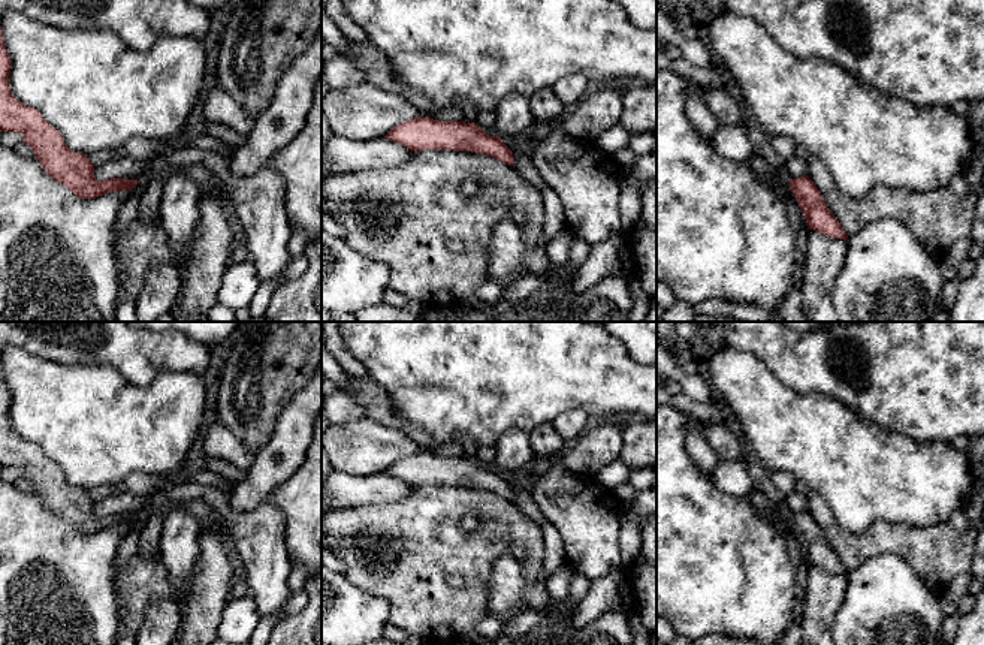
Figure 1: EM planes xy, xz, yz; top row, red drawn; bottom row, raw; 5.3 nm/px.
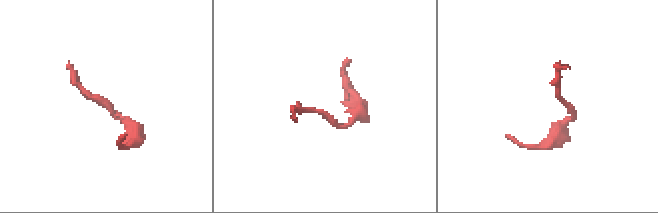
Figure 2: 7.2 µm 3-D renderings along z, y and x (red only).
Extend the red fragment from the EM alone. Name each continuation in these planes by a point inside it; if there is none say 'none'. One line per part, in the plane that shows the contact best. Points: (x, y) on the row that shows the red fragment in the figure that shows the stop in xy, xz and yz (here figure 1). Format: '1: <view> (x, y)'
none

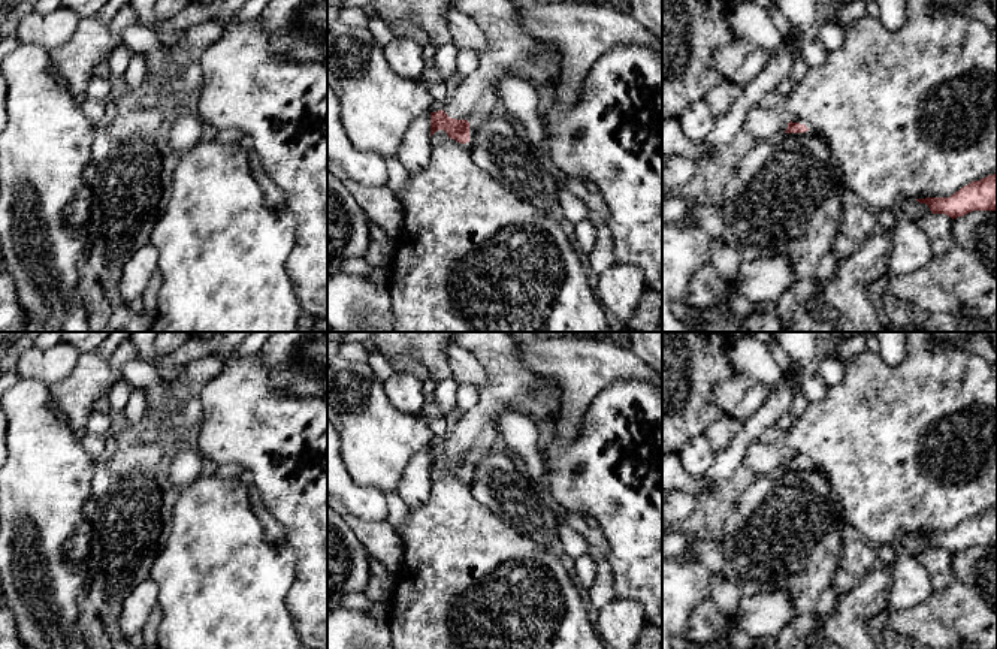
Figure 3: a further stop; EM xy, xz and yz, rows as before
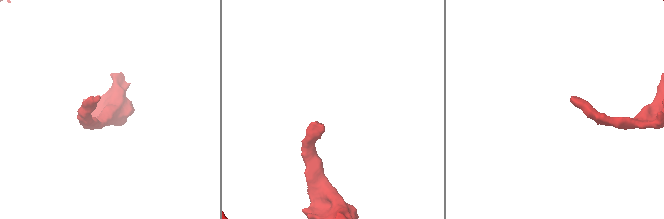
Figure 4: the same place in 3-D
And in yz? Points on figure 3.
1: yz (761, 123)

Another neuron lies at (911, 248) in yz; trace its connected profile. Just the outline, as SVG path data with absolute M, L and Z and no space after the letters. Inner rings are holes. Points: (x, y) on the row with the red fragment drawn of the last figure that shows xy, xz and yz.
M897 221L891 232L891 256L886 275L906 275L927 265L933 254L927 235L913 221Z

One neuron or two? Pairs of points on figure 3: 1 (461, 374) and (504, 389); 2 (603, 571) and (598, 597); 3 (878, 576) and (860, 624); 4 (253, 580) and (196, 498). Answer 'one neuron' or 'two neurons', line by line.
1: two neurons
2: one neuron
3: one neuron
4: one neuron

